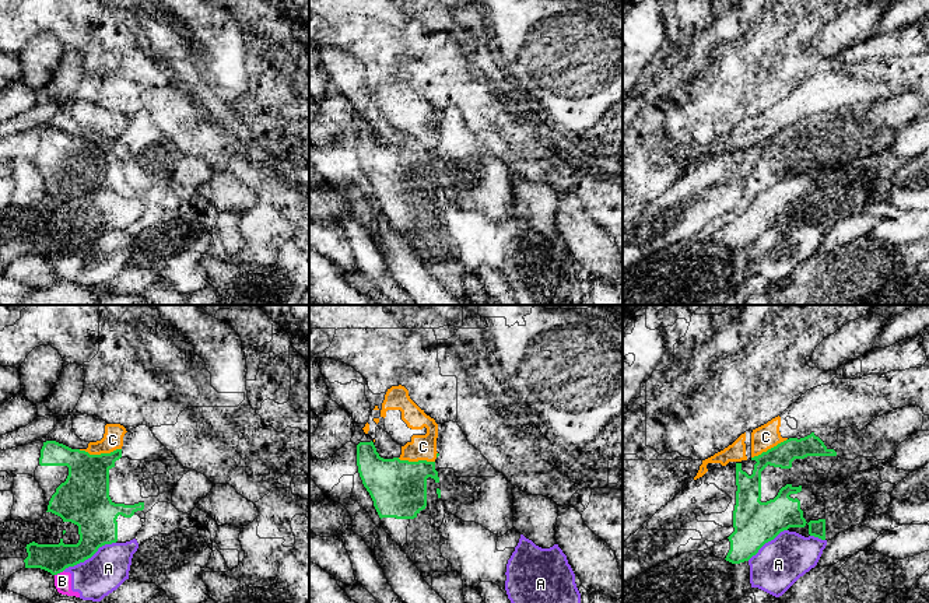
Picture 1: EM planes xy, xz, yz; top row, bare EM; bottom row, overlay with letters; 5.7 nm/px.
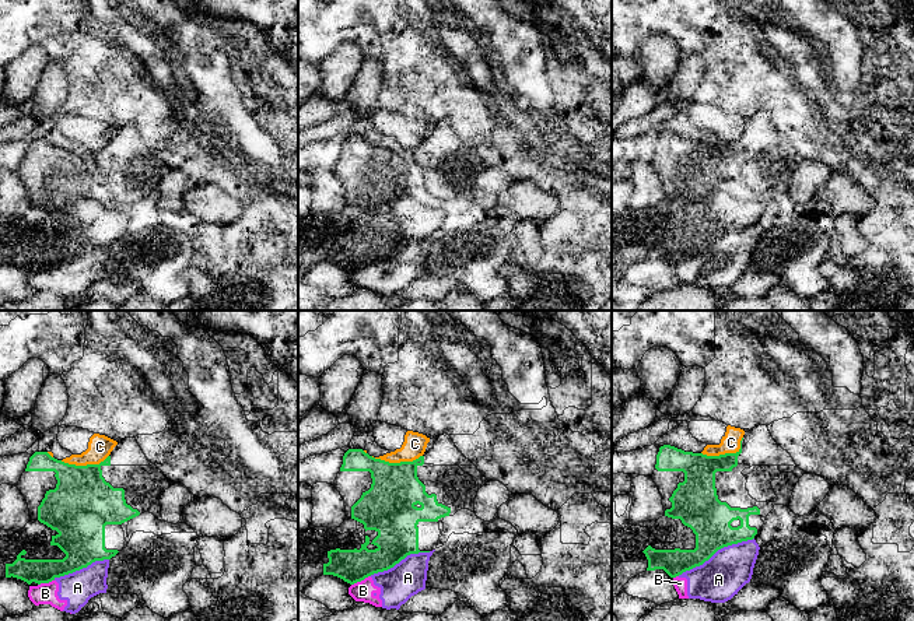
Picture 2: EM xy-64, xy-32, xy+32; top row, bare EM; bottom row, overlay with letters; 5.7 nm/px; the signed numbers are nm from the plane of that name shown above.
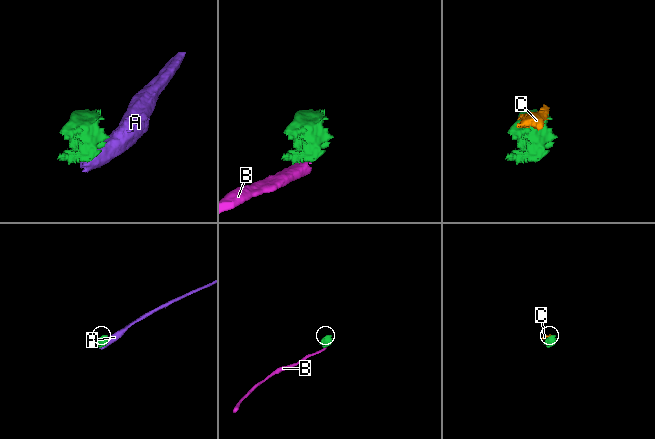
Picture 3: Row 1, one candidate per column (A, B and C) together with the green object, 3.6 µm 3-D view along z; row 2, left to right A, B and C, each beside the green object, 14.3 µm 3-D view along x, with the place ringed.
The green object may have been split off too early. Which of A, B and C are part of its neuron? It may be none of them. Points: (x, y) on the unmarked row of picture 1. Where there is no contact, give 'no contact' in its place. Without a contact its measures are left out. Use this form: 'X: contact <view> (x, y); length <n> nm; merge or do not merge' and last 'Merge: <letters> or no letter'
A: contact xy (88, 244); length 340 nm; do not merge
B: contact xy (59, 259); length 70 nm; do not merge
C: contact xy (101, 140); length 240 nm; do not merge
Merge: no letter

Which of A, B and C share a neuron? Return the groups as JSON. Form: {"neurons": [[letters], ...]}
{"neurons": [["A", "B"], ["C"]]}

